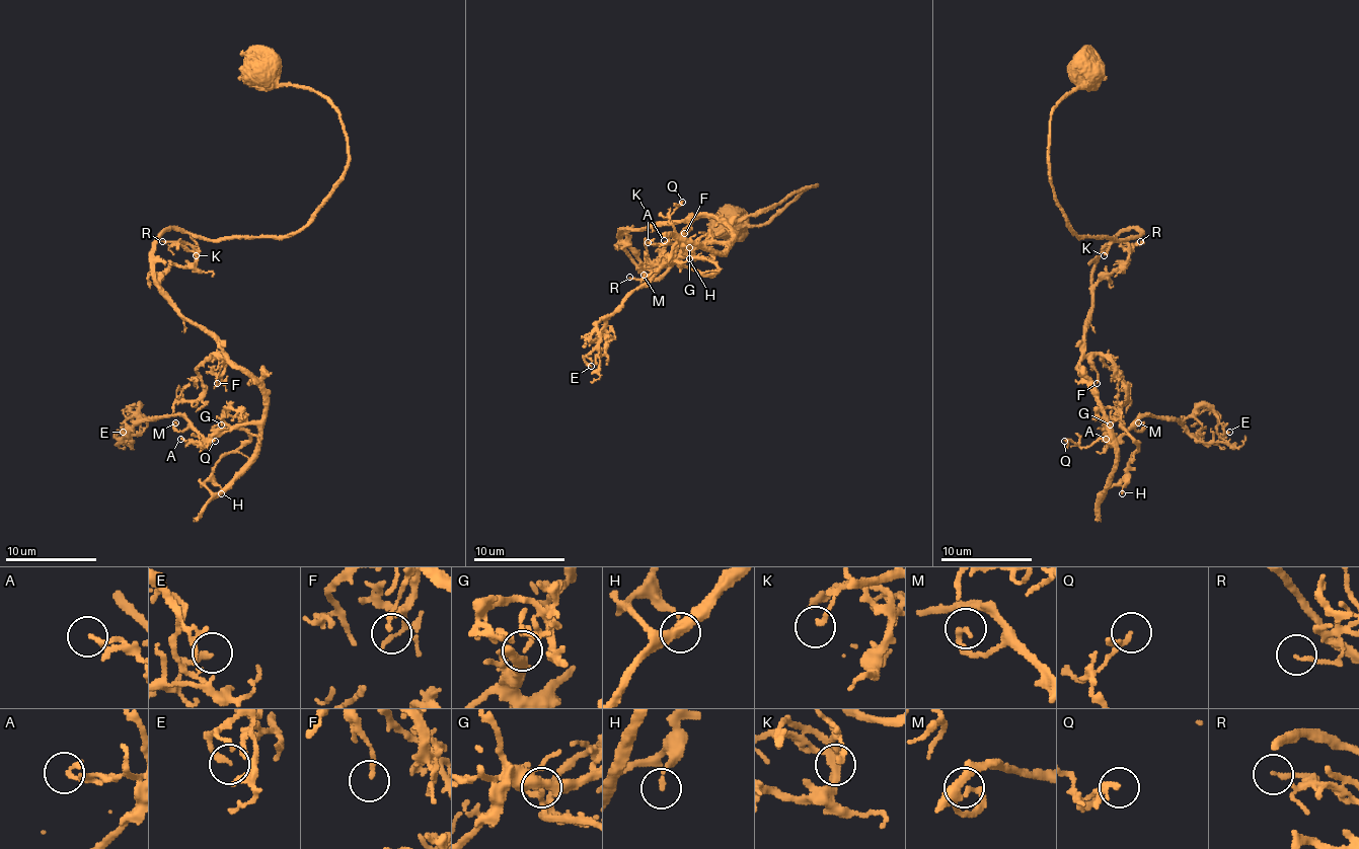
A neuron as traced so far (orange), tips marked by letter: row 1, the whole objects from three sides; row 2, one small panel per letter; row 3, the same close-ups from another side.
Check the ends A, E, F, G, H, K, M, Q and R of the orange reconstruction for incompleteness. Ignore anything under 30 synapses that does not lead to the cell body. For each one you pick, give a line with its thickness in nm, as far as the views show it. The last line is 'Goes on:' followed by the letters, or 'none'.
Goes on: none

